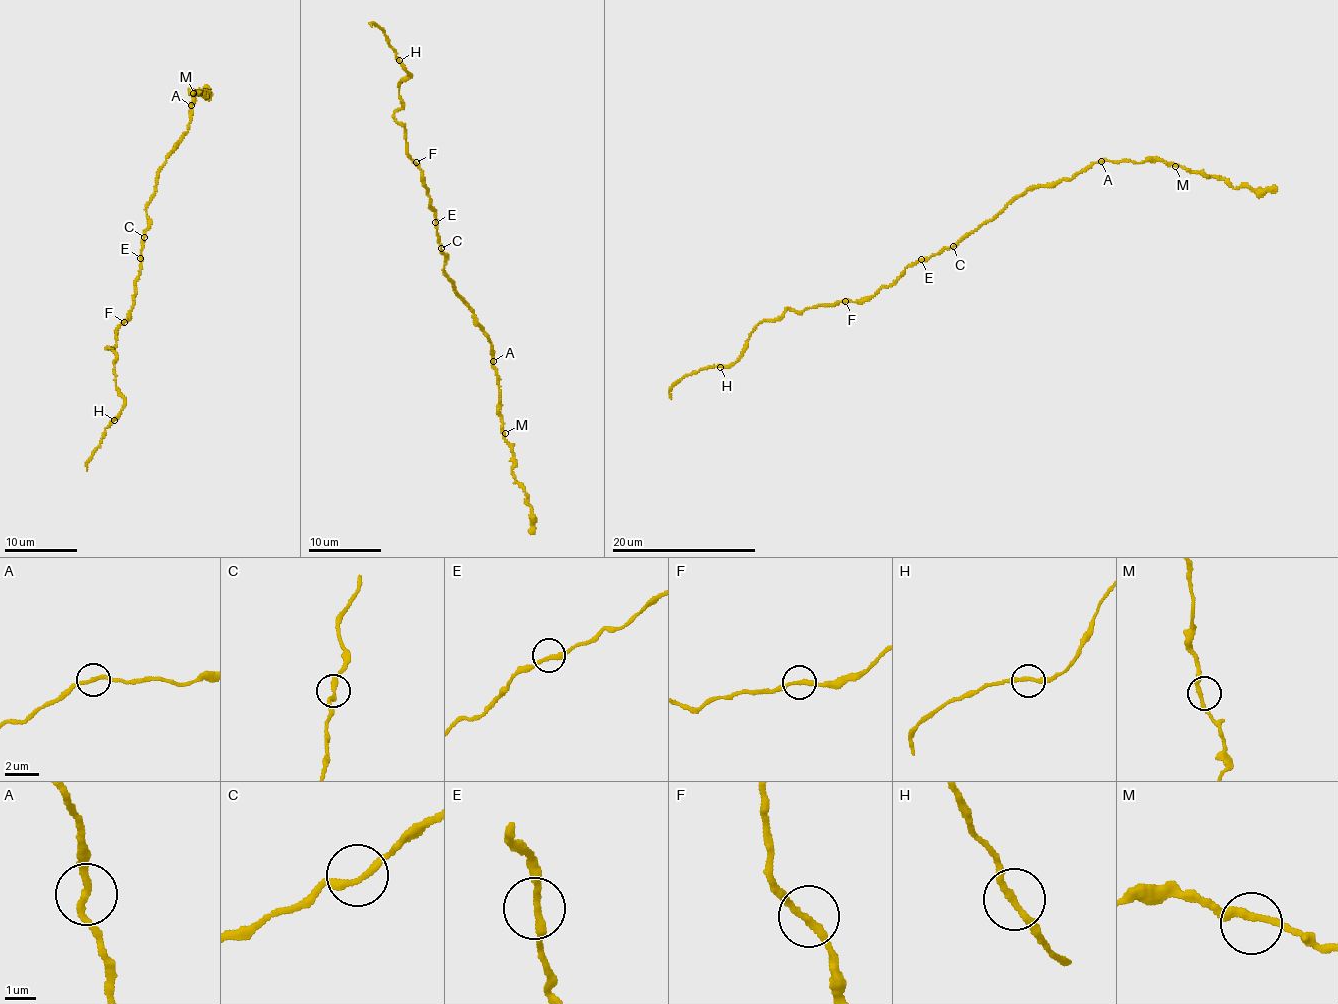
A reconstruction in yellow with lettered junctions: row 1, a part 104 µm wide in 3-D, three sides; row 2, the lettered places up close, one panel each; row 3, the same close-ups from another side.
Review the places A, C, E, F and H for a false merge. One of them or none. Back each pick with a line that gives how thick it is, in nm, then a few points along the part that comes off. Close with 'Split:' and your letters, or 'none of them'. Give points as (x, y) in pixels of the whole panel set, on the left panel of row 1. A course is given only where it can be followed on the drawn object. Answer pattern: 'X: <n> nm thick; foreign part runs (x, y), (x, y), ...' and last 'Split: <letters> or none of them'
A: 200 nm thick; foreign part runs (191, 105), (191, 90), (204, 98), (205, 93), (208, 94), (205, 86)
Split: A

